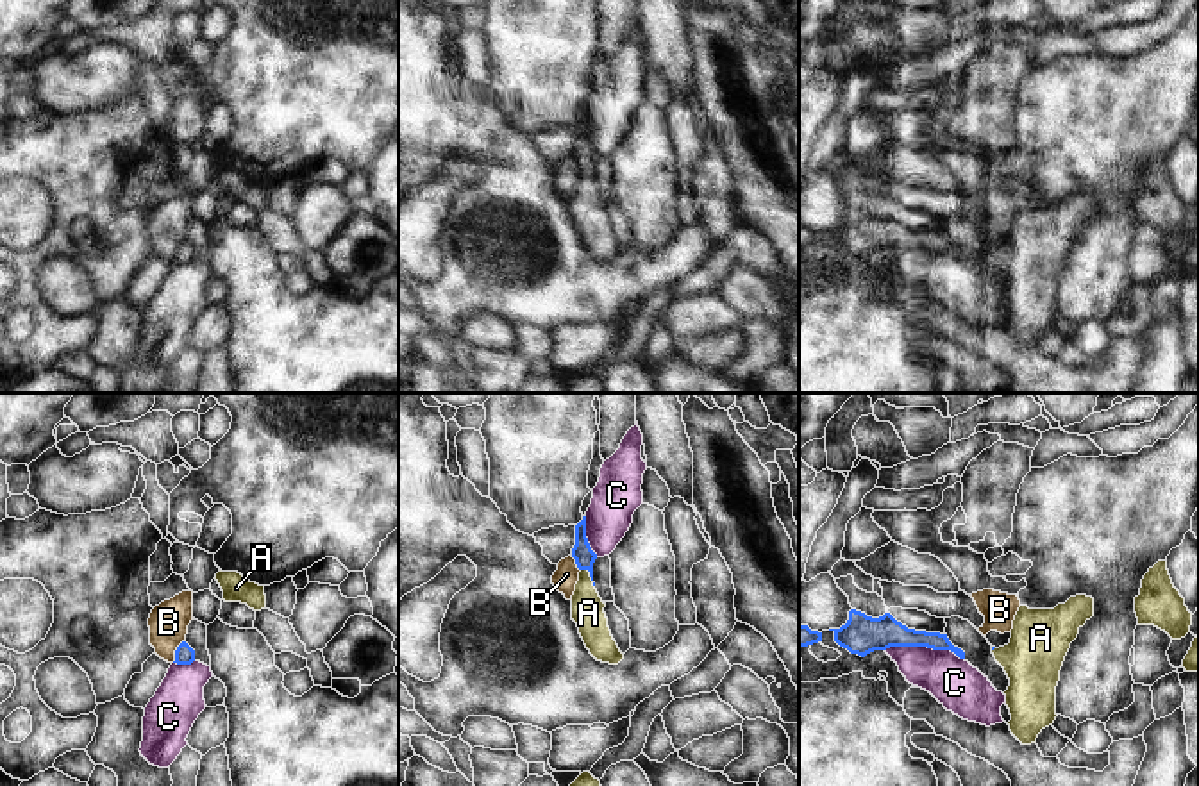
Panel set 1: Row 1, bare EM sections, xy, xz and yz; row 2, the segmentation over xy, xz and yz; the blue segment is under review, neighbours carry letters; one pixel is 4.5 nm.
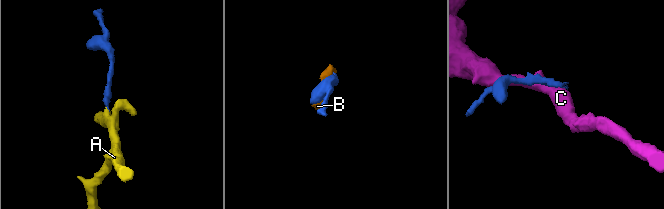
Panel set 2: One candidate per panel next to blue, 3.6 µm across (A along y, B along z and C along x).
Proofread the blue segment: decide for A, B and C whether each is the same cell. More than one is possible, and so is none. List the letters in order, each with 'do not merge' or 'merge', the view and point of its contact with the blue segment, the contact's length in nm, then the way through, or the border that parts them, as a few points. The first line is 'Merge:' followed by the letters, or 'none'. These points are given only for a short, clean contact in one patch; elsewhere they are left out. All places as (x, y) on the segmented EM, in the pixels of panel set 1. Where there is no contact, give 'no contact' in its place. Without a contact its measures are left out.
Merge: A
A: merge | xz (590, 576) | 110 nm | across xz (583, 554), (590, 576), (588, 613)
B: do not merge | xy (176, 651) | 120 nm | along xy (184, 640), (172, 661)
C: do not merge | yz (924, 645) | 360 nm

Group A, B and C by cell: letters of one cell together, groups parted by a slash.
A / B / C

